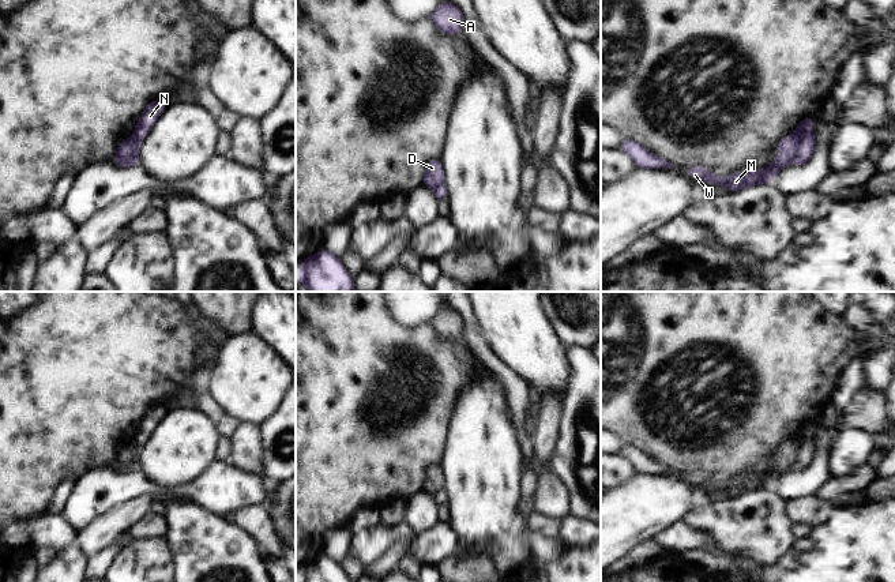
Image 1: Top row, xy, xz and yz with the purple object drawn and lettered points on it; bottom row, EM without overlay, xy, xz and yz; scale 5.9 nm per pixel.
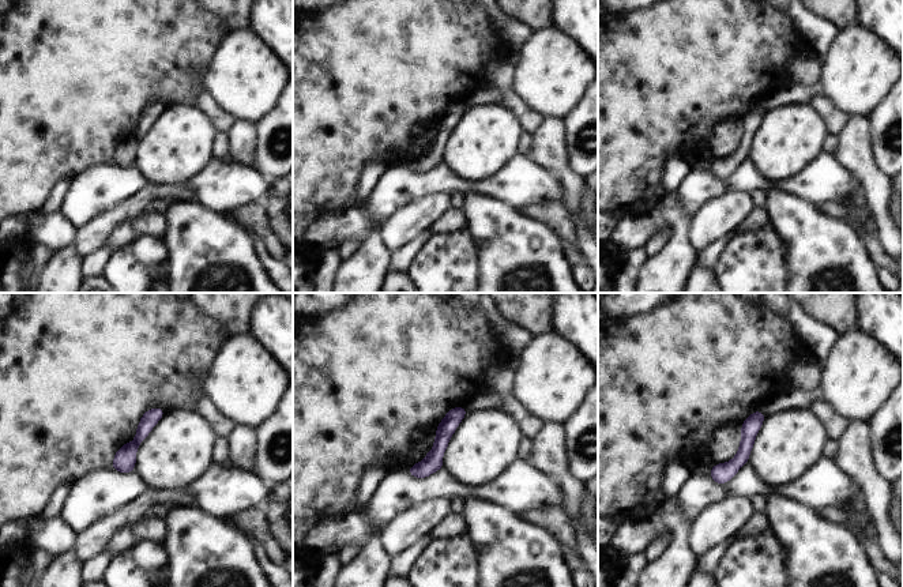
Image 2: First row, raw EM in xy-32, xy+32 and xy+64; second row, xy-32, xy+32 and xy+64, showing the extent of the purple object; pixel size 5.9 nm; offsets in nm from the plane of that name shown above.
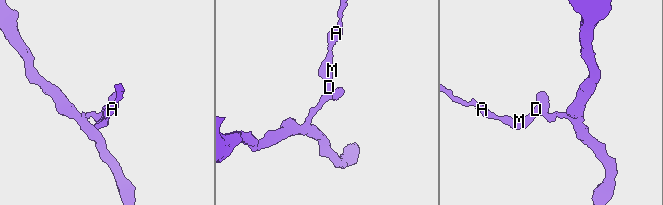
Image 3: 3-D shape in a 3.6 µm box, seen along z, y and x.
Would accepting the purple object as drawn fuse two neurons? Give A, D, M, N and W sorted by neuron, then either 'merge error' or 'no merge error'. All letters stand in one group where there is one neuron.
A D M W / N | merge error

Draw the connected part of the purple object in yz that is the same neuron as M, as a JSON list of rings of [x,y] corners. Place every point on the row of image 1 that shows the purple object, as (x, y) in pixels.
[[[794,135],[783,136],[776,144],[776,155],[771,165],[763,169],[752,169],[749,172],[729,173],[725,177],[717,177],[710,168],[695,166],[687,168],[685,173],[692,180],[703,180],[708,185],[725,185],[732,192],[744,191],[748,187],[756,187],[759,184],[770,183],[775,180],[775,174],[783,168],[793,165],[797,158],[798,140]]]

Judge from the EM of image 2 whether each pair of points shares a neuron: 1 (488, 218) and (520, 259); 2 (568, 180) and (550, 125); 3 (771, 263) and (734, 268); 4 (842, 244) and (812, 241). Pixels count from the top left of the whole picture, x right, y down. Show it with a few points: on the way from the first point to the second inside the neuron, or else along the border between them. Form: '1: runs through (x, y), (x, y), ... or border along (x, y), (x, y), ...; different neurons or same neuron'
1: runs through (496, 228), (512, 249); same neuron
2: runs through (559, 166), (550, 154), (550, 139); same neuron
3: runs through (762, 263), (744, 268); same neuron
4: runs through (835, 244), (819, 244); same neuron

